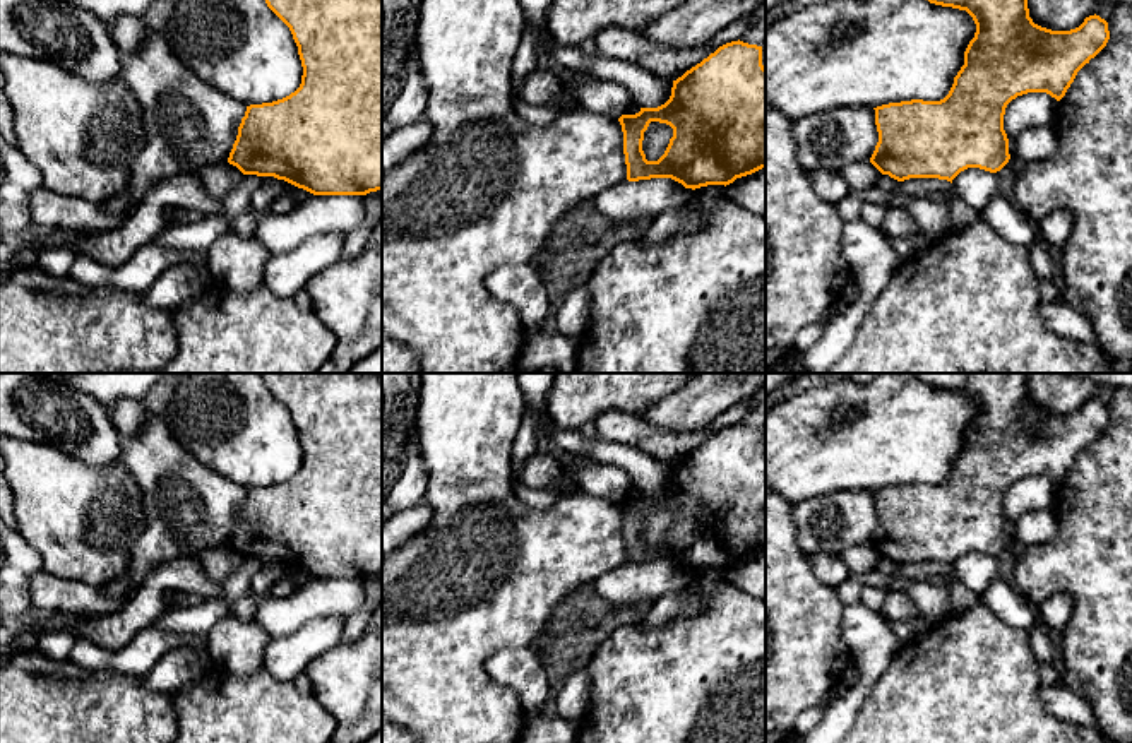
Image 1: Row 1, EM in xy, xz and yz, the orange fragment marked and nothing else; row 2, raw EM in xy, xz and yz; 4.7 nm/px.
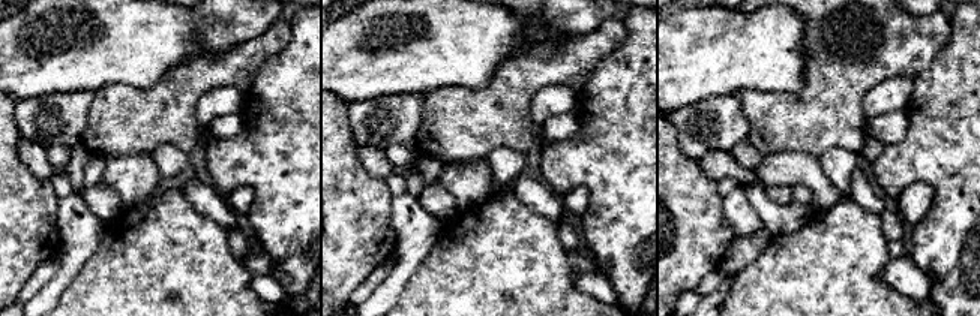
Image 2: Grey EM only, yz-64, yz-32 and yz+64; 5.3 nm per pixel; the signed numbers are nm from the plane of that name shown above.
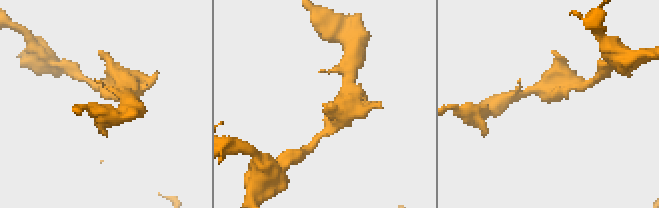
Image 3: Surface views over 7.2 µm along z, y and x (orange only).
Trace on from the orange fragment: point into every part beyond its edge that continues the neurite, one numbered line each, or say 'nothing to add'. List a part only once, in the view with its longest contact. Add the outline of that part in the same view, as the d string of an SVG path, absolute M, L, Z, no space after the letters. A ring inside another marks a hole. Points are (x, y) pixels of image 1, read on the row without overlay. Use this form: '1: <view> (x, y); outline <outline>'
nothing to add

